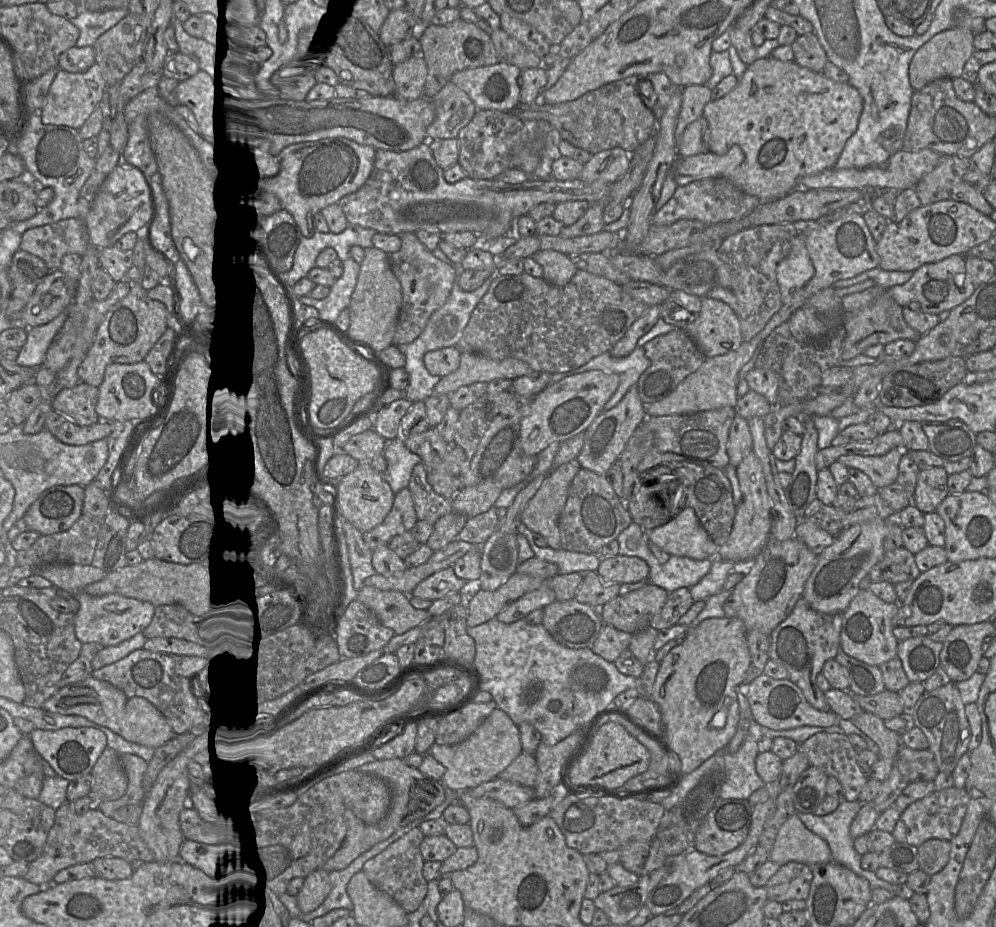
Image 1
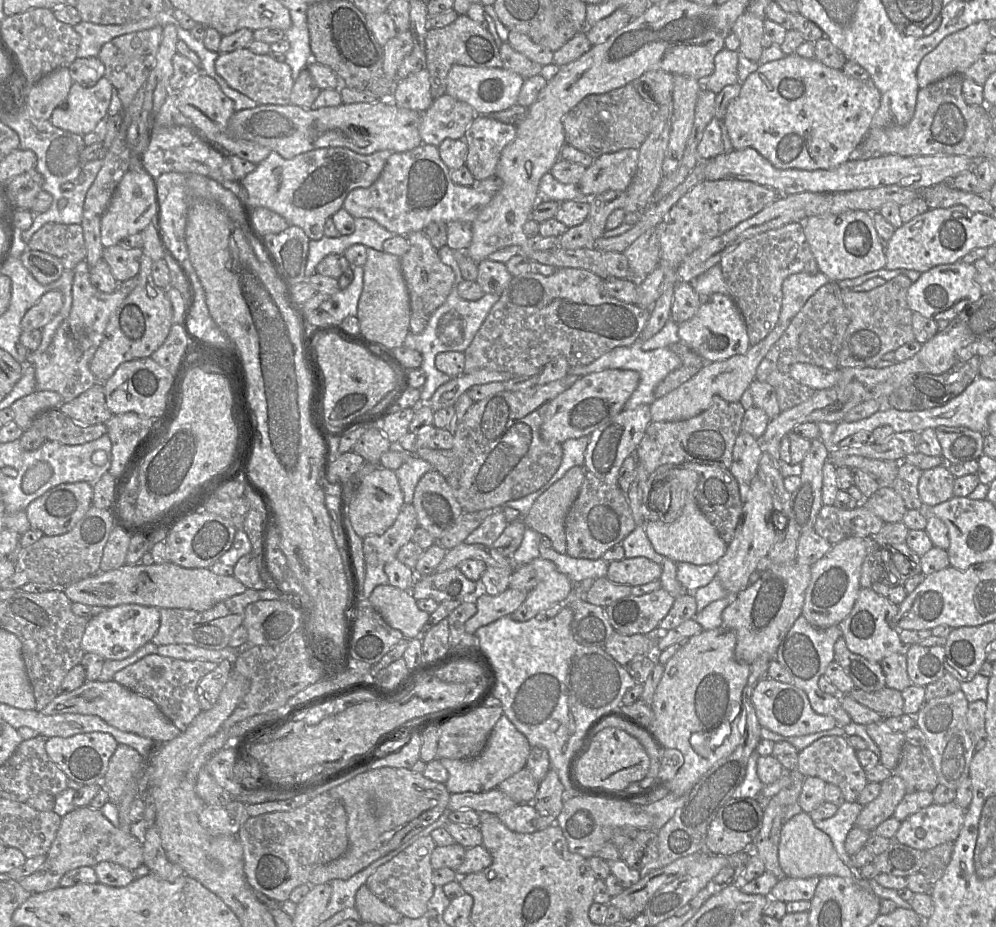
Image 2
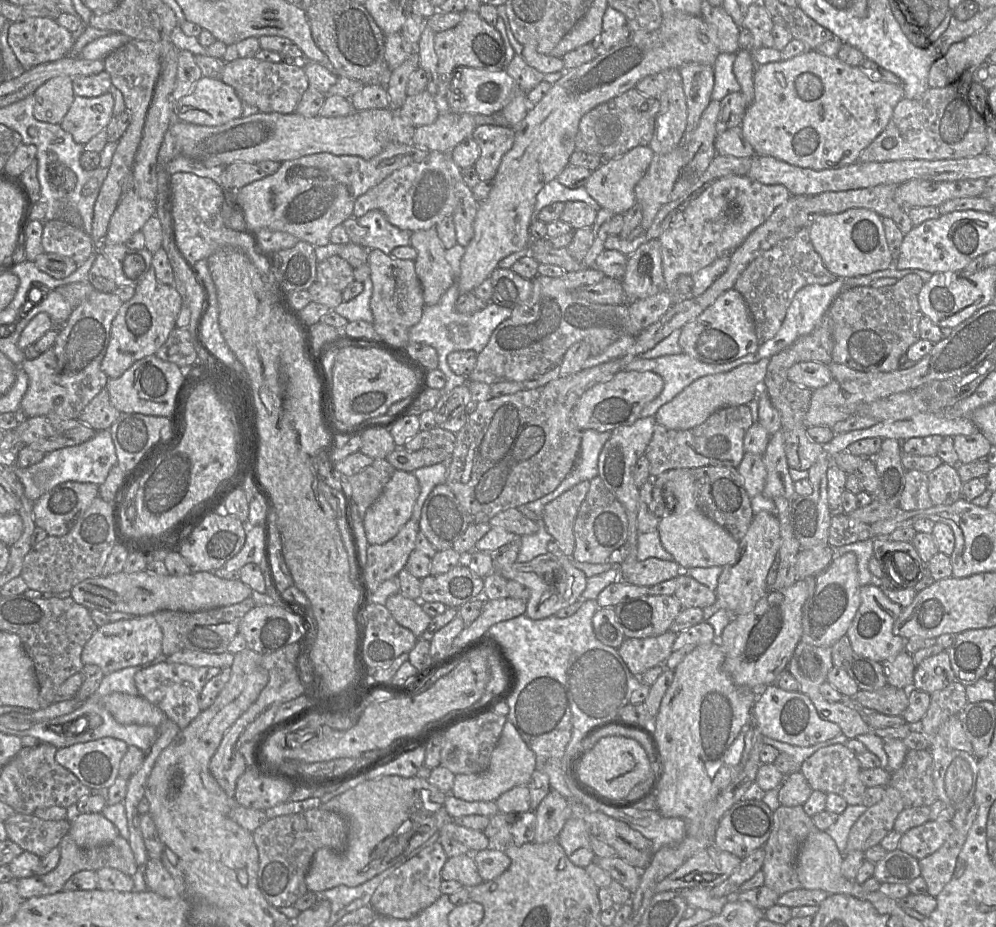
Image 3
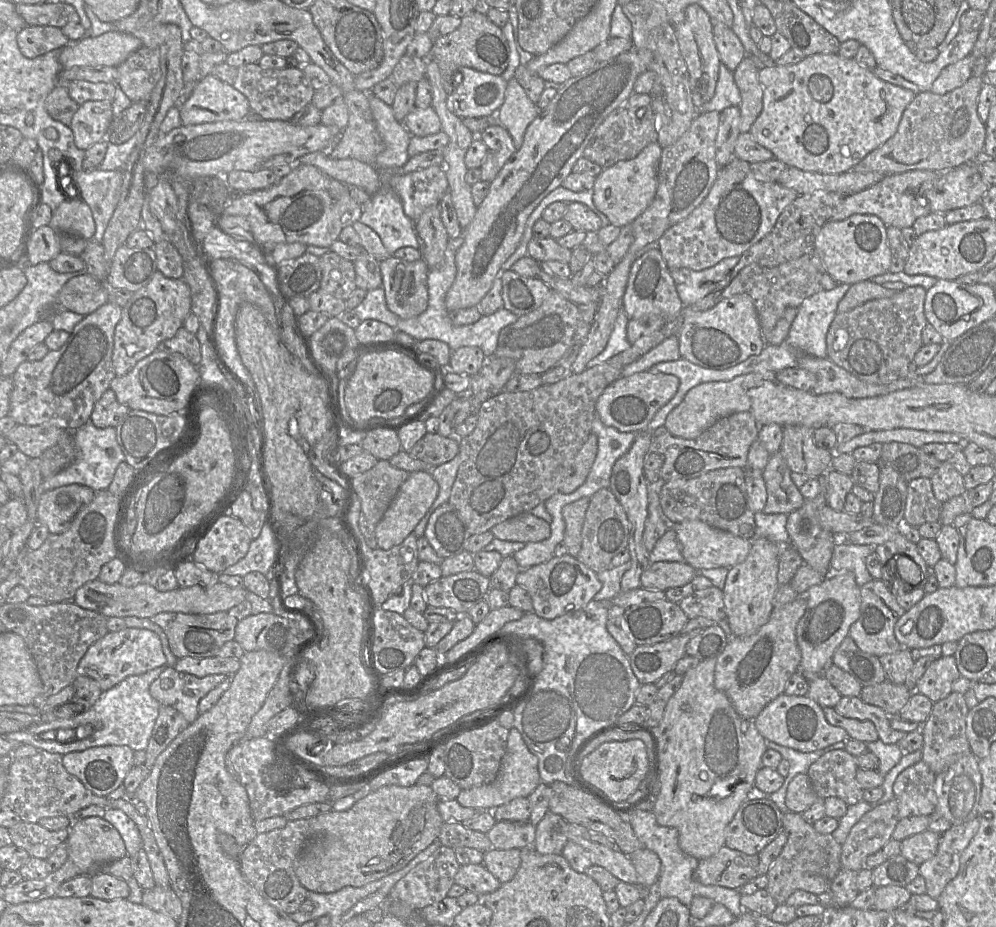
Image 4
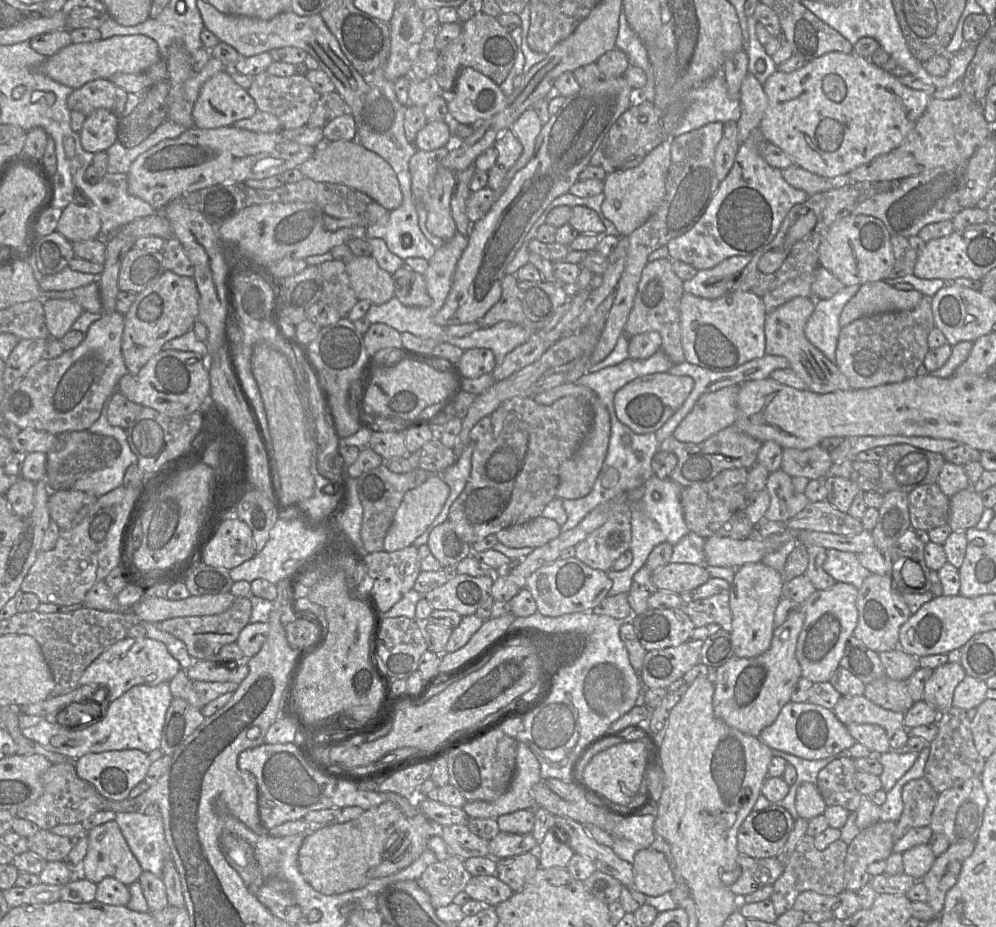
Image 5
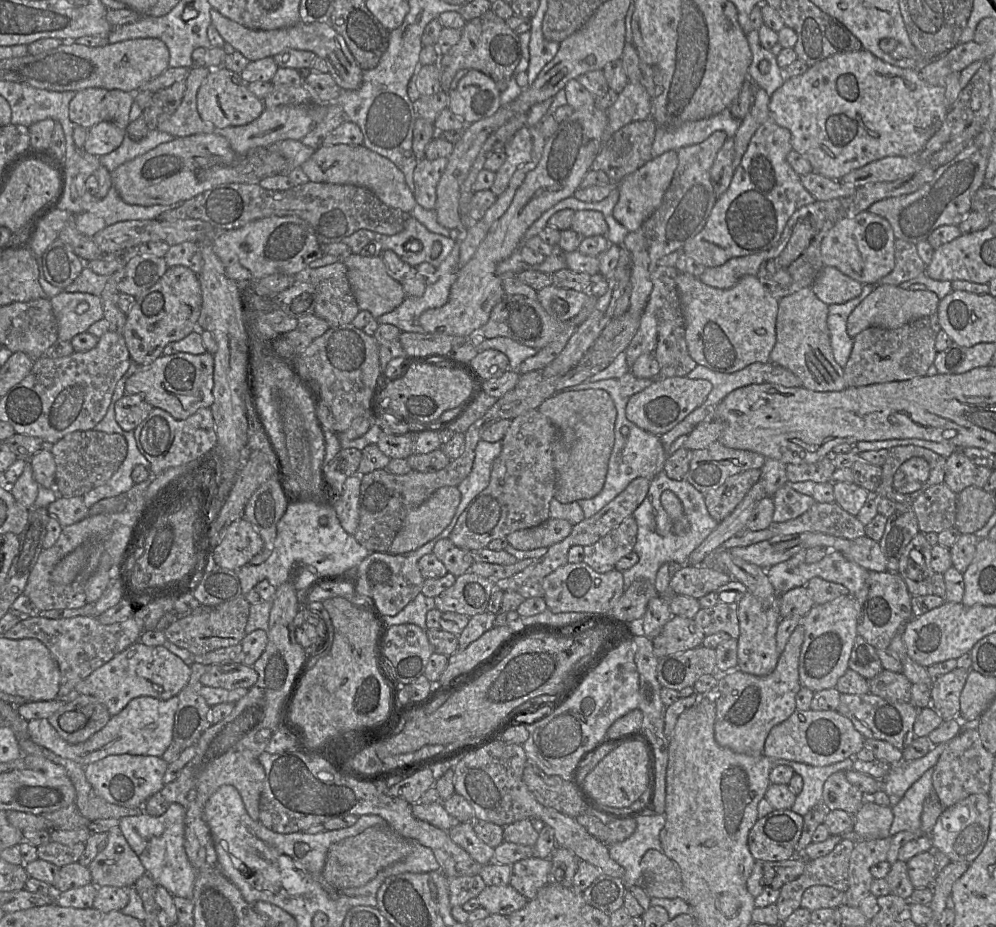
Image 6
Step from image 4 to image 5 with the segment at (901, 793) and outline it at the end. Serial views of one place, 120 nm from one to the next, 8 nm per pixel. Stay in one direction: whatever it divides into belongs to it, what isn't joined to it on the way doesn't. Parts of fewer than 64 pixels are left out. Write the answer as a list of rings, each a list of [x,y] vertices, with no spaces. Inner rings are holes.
[[[925,777],[912,779],[903,786],[903,811],[896,823],[894,844],[910,829],[930,826],[938,795]]]

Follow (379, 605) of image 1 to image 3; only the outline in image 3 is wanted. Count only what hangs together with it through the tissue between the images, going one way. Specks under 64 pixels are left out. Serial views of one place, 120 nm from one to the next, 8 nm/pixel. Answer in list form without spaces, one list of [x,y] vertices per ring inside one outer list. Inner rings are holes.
[[[400,592],[387,598],[384,606],[398,624],[421,638],[428,627],[431,617],[421,608],[421,602],[403,596]]]

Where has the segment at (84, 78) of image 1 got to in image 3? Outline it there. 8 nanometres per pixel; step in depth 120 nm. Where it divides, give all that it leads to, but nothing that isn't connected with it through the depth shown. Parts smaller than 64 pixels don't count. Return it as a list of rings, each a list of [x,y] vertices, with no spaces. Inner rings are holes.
[[[110,91],[97,97],[75,96],[60,126],[70,133],[75,142],[86,144],[102,129],[105,129],[113,116],[114,98]]]

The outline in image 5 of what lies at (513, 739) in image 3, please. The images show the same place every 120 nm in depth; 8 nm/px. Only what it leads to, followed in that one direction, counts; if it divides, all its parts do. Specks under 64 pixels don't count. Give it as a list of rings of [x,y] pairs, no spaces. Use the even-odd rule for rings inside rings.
[[[519,741],[517,745],[516,768],[508,790],[494,801],[467,801],[463,806],[469,818],[494,818],[521,809],[534,808],[534,786],[541,780],[540,763],[529,746]]]

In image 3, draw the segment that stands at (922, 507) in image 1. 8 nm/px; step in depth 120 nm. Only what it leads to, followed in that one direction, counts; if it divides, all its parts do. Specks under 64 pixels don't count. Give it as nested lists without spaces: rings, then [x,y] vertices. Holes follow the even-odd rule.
[[[942,463],[928,475],[928,494],[934,506],[951,505],[961,499],[961,481],[955,466]]]

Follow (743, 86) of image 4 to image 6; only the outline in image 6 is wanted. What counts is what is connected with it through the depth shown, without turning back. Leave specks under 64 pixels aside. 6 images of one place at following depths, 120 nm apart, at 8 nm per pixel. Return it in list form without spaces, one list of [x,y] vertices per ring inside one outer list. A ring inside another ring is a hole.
[[[755,88],[750,110],[741,121],[734,136],[735,168],[739,165],[745,151],[747,150],[751,137],[757,128],[762,125],[769,116],[769,103],[770,97],[767,92],[762,88]]]

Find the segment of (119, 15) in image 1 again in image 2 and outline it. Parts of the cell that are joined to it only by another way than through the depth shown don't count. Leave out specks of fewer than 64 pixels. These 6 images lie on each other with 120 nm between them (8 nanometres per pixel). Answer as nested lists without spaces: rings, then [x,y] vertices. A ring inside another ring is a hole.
[[[148,17],[122,25],[99,25],[81,21],[74,29],[80,35],[77,58],[97,57],[103,45],[123,34],[147,30],[158,25],[155,17]]]

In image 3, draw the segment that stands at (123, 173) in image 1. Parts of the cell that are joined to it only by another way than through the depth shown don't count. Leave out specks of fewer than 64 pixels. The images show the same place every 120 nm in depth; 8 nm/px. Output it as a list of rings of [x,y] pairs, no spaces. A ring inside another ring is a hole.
[[[127,191],[110,219],[103,244],[124,244],[131,235],[142,229],[155,212],[155,201],[144,199],[135,191]]]

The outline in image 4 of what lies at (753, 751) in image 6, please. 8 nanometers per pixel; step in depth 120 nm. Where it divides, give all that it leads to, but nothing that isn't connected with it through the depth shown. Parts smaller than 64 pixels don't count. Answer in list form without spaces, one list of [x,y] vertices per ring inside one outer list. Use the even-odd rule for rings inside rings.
[[[804,596],[775,607],[768,622],[757,632],[744,637],[730,637],[725,650],[717,658],[714,685],[728,697],[741,717],[755,720],[766,705],[785,693],[788,679],[798,672],[801,652],[797,644],[796,628],[806,608]]]

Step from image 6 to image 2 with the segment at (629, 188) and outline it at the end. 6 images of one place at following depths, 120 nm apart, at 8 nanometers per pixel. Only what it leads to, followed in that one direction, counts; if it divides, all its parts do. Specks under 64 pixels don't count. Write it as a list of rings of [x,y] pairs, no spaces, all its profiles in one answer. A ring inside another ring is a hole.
[[[622,149],[594,159],[586,168],[578,187],[587,197],[607,190],[626,191],[636,173],[638,149]]]

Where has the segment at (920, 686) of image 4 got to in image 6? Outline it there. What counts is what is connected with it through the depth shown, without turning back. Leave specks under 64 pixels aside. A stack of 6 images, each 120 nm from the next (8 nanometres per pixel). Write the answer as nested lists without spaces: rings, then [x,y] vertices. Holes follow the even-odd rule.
[[[956,668],[934,679],[931,687],[931,707],[943,720],[960,719],[960,695],[968,670]]]

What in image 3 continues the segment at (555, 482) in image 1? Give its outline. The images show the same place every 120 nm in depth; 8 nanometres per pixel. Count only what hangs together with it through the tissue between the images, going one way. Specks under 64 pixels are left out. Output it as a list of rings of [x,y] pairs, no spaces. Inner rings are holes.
[[[582,481],[545,505],[541,519],[547,532],[558,543],[559,550],[572,557],[575,548],[574,521],[586,497],[590,482]]]

